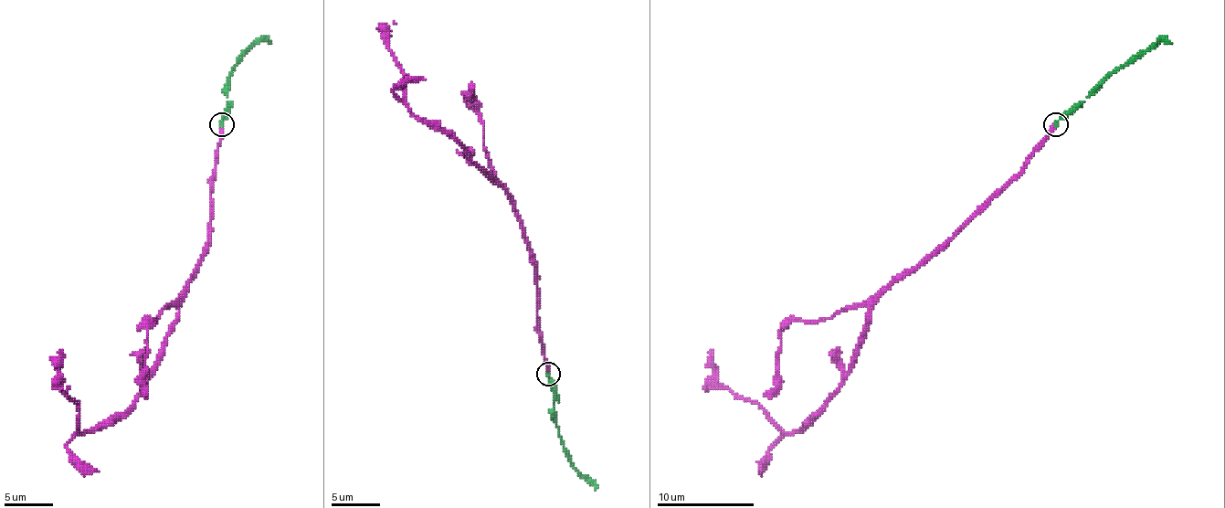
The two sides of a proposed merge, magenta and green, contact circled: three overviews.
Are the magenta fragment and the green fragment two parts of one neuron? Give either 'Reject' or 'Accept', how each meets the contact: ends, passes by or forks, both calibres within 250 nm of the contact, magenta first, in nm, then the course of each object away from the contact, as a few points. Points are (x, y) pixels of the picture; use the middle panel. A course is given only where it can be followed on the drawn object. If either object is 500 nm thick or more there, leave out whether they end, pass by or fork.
Accept. At the ring magenta ends. At the ring green ends. Thickness 260 nm (magenta) against 190 nm. Course of magenta: (549, 373), (539, 334), (537, 269), (515, 203), (449, 132), (417, 118), (408, 103), (406, 77), (386, 30). Course of green: (549, 373), (558, 437), (571, 463), (595, 490)

